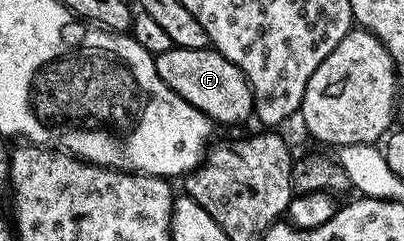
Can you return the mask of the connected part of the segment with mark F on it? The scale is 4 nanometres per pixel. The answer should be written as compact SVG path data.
M174 45L168 52L155 54L154 63L156 72L160 72L160 80L164 80L164 84L168 84L176 96L188 100L192 108L206 115L211 122L234 126L253 115L254 93L244 72L218 50L193 50Z

